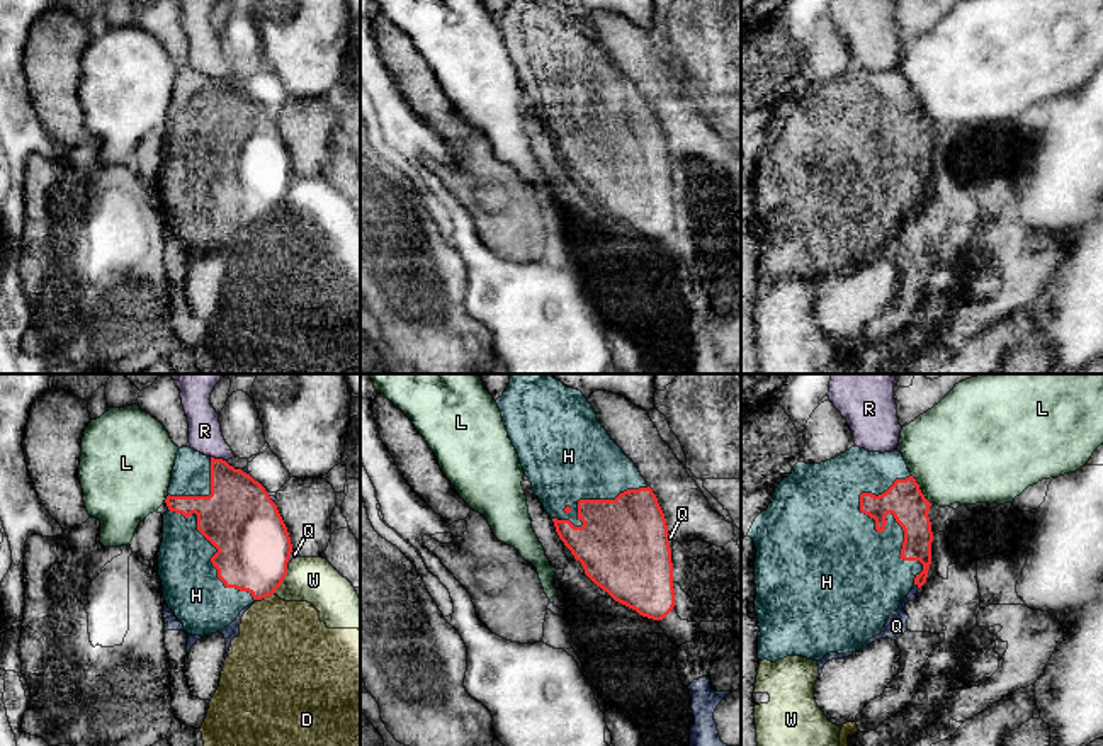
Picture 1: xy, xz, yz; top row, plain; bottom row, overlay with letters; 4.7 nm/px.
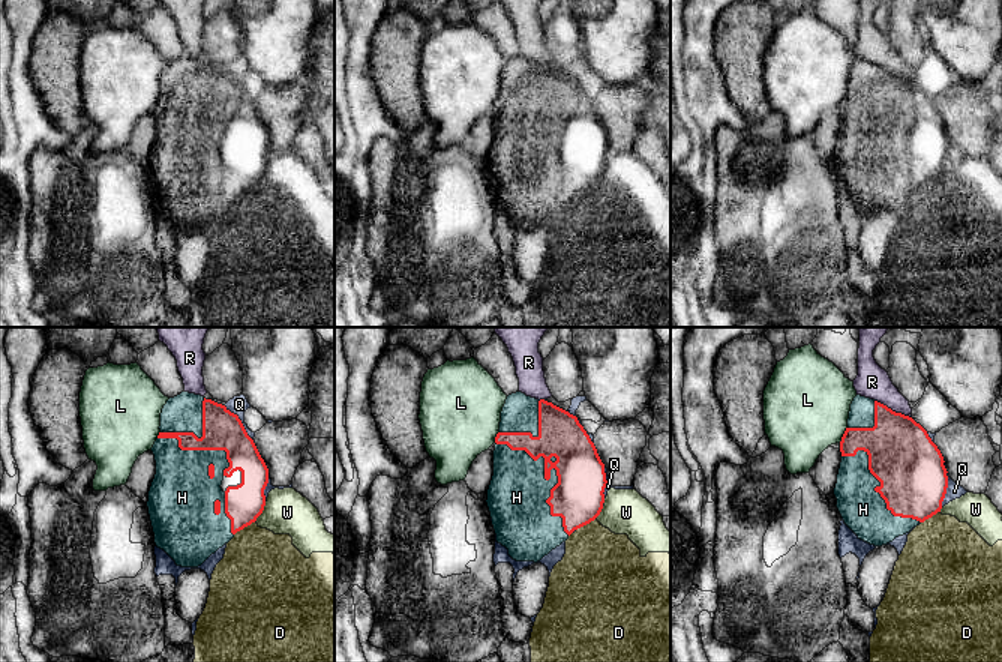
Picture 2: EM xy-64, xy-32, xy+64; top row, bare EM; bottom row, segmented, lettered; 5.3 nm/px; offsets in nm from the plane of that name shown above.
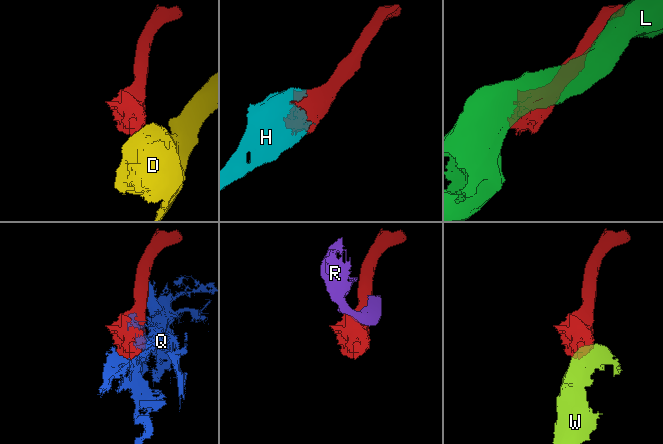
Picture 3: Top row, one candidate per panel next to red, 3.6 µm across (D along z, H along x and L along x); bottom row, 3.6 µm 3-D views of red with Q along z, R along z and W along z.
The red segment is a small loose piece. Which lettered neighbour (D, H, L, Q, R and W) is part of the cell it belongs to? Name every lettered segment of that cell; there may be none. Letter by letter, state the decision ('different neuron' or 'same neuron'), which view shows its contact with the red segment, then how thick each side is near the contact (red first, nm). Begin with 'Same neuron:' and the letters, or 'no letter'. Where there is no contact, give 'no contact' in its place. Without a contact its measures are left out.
Same neuron: H
D: different neuron | xy | 340/440 nm
H: same neuron | yz | 180/420 nm
L: different neuron | yz | 180/480 nm
Q: different neuron | xy | 340/70 nm
R: different neuron | xy | 300/160 nm
W: different neuron | xy | 340/220 nm

